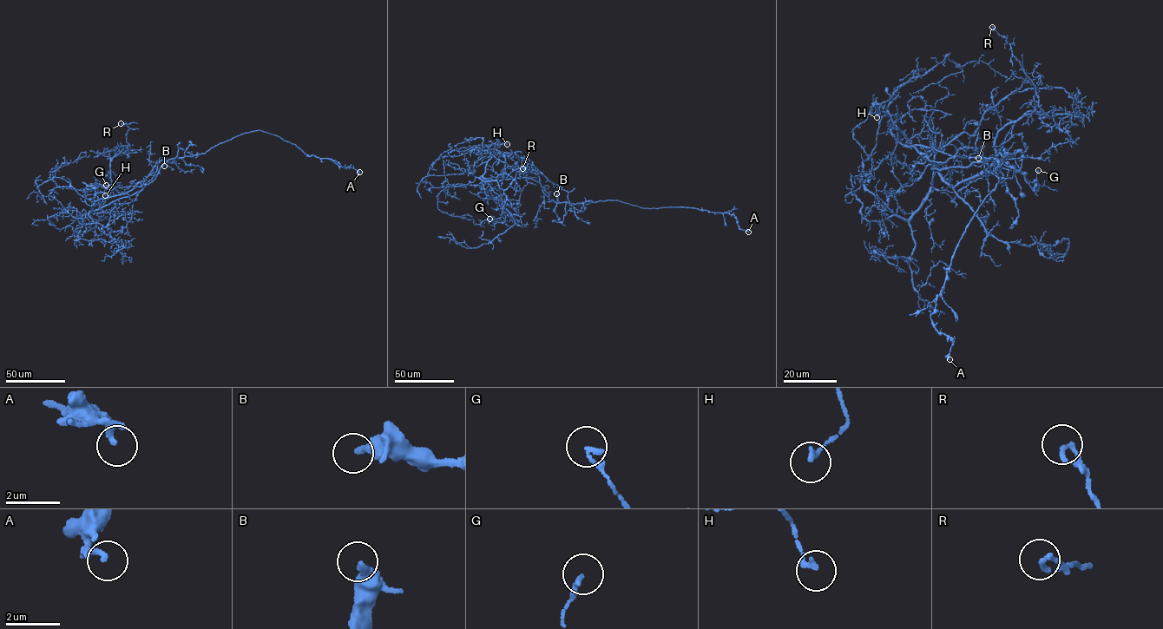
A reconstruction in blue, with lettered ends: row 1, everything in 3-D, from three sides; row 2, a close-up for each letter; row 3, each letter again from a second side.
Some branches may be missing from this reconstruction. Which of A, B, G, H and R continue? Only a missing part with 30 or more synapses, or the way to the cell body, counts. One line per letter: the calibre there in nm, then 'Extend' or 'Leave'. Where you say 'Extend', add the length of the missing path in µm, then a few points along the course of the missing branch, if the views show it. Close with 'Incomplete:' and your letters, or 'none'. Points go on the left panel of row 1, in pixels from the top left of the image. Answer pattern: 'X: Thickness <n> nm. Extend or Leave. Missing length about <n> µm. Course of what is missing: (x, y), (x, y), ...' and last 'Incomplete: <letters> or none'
A: Thickness 280 nm. Leave
B: Thickness 280 nm. Leave
G: Thickness 170 nm. Leave
H: Thickness 180 nm. Leave
R: Thickness 200 nm. Leave
Incomplete: none

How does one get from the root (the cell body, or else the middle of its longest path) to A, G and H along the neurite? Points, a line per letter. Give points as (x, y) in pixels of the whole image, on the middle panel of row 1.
A: (548, 194), (556, 203), (615, 199), (645, 208), (726, 212), (748, 232)
G: (548, 194), (540, 183), (525, 177), (482, 178), (491, 195), (500, 199), (505, 217), (503, 222), (489, 219)
H: (548, 194), (540, 183), (525, 177), (496, 180), (483, 177), (491, 157), (488, 147), (497, 140), (507, 144)

